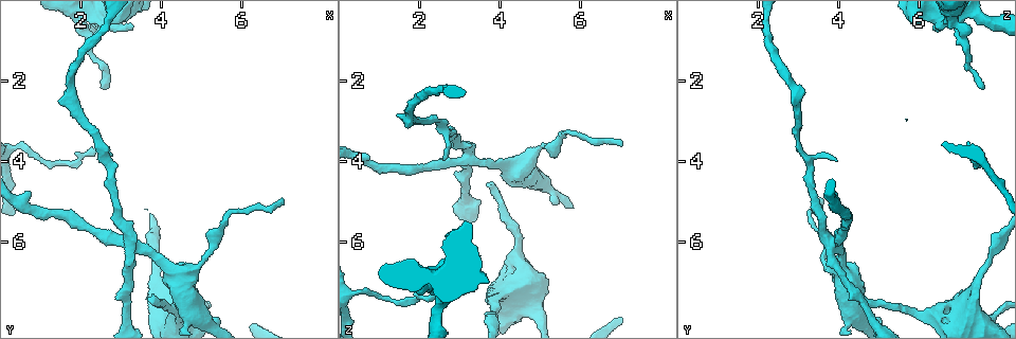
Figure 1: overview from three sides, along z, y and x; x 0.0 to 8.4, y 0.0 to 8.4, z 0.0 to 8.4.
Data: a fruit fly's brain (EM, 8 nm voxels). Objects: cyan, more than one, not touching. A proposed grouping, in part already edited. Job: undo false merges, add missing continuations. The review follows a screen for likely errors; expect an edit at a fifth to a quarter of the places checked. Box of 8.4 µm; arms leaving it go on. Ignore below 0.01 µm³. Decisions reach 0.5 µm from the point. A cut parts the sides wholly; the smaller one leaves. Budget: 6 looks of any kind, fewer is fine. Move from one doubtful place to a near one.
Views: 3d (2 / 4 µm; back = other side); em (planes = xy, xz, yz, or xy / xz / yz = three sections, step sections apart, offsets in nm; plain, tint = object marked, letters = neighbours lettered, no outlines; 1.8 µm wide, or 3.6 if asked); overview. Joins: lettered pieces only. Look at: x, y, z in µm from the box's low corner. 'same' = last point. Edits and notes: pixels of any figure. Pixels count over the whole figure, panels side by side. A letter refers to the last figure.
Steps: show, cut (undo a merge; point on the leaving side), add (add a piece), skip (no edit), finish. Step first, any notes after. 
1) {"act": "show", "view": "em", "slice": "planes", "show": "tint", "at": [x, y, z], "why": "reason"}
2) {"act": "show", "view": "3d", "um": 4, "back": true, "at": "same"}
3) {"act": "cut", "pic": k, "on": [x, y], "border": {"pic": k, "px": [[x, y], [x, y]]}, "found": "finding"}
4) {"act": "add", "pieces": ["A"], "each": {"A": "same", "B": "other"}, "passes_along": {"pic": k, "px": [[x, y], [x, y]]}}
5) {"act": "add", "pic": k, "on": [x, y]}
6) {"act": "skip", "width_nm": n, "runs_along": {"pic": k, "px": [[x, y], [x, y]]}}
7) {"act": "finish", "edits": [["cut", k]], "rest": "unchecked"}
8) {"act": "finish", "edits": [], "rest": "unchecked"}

{"act": "show", "view": "3d", "um": 4, "at": [2.25, 0.90, 7.15], "why": "abrupt turn"}

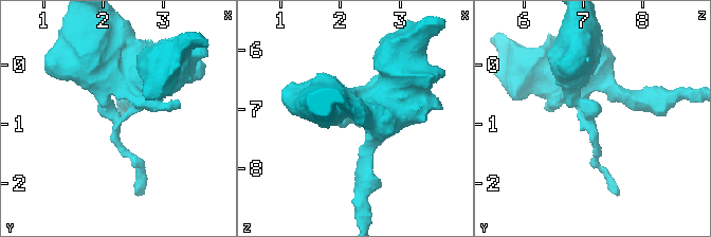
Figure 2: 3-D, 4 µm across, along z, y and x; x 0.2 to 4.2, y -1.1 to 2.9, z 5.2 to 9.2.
{"act": "show", "view": "em", "slice": "xy", "step": 4, "show": "tint", "at": [2.20, 0.95, 7.10]}

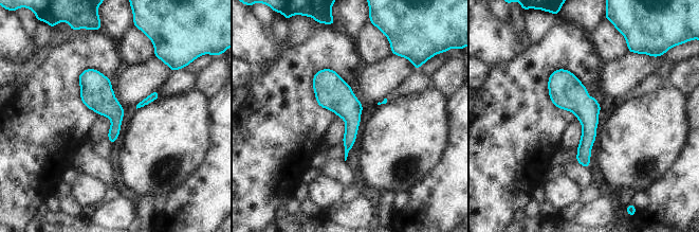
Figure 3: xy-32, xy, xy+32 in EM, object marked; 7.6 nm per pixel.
{"act": "show", "view": "em", "slice": "planes", "show": "letters", "at": "same", "why": "cut it another way"}

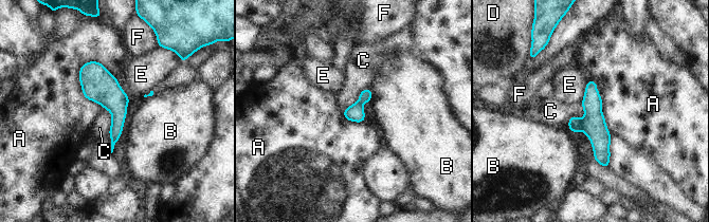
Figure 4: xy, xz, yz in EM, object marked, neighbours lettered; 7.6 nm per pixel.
{"act": "cut", "pic": 4, "on": [594, 125], "width_nm": 140, "each": {"A": "other", "B": "other", "C": "other", "D": "other", "E": "other", "F": "other"}, "found": "a second cell is stuck on"}

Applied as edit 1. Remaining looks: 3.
{"act": "show", "view": "3d", "um": 2, "at": [3.30, 6.05, 3.85], "why": "four or more arms meet"}

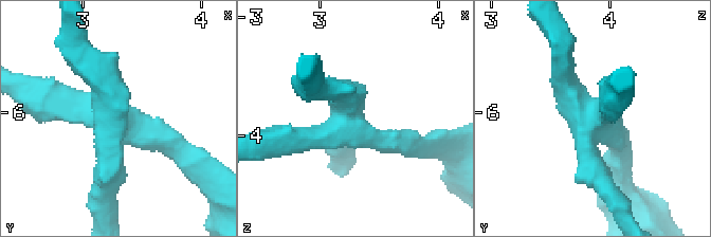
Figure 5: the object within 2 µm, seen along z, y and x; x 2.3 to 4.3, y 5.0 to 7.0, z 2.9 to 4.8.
{"act": "show", "view": "em", "slice": "yz", "step": 4, "show": "tint", "at": [3.22, 6.02, 3.88], "arms": 4}

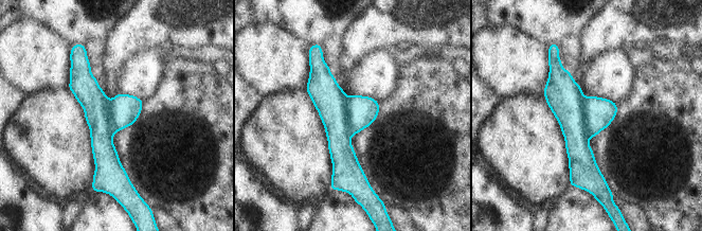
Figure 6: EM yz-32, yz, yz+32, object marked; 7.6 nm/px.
{"act": "show", "view": "em", "slice": "planes", "show": "letters", "at": "same", "why": "cut it another way"}

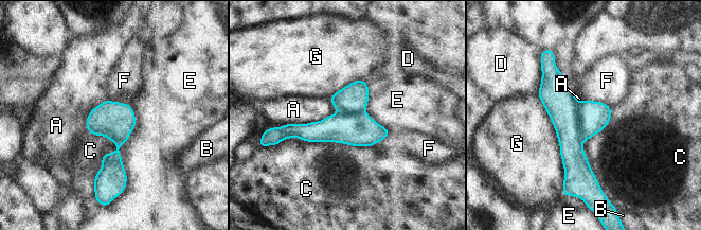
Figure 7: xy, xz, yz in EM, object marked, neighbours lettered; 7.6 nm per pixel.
{"act": "cut", "pic": 7, "on": [561, 105], "longest_contact_nm": ["G", 750], "each": {"A": "other", "B": "other", "C": "other", "D": "other", "E": "other", "F": "other", "G": "other"}, "border": {"pic": 7, "px": [[578, 103], [578, 124], [583, 140]]}, "found": "a second cell is stuck on"}

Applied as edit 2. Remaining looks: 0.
{"act": "finish", "edits": [["cut", 4], ["cut", 7]], "rest": "unchecked"}

